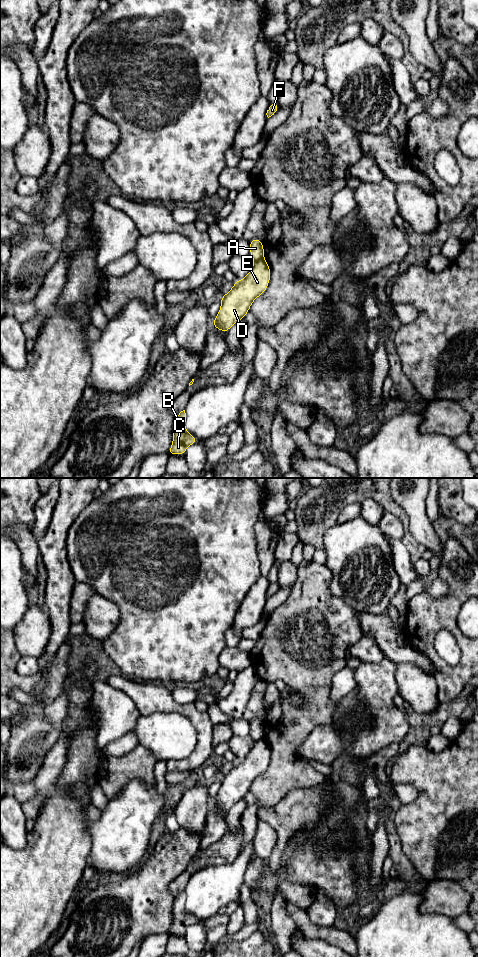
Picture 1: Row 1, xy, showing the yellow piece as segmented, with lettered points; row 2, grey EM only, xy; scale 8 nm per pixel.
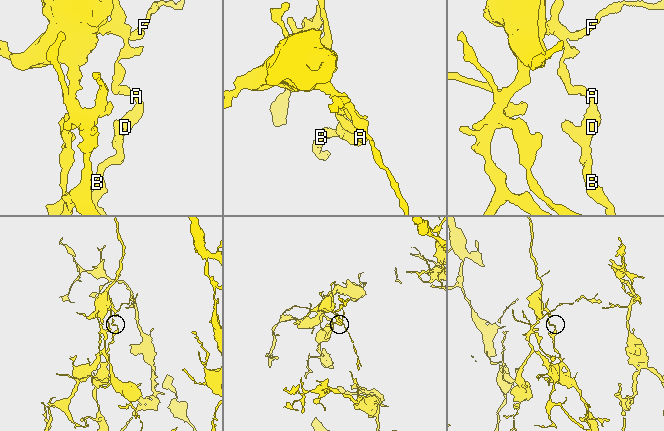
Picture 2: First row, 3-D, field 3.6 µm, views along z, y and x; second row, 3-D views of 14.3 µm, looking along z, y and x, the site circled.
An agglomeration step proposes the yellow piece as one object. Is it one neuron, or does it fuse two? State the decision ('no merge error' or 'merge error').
merge error

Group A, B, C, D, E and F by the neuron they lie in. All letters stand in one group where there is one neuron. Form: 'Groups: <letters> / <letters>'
Groups: A F / B C D E

